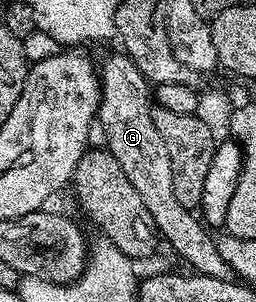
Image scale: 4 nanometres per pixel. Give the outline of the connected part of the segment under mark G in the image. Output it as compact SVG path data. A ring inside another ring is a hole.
M119 51L98 56L95 62L101 82L100 104L97 121L104 132L104 147L111 151L127 180L142 197L147 212L156 224L158 235L193 268L196 273L226 280L231 276L230 268L219 256L216 239L209 236L208 229L196 213L183 207L176 199L172 179L171 156L167 153L163 138L156 131L151 119L153 102L151 84L139 72L138 66L128 54Z

